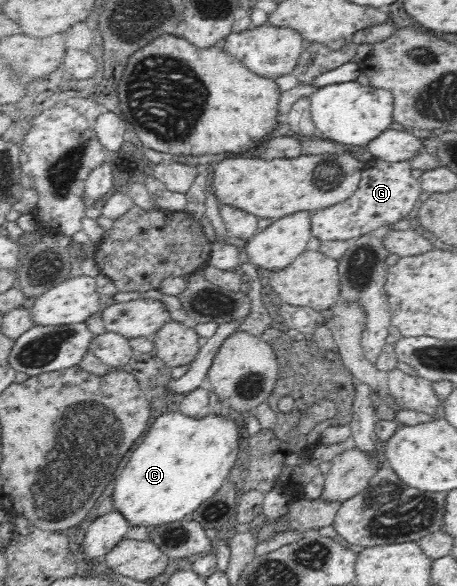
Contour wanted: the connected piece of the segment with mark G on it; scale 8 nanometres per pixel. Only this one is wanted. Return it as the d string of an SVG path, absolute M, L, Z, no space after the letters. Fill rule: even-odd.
M379 158L371 161L363 170L359 187L348 200L311 213L311 235L319 241L353 241L354 238L359 236L380 232L381 228L407 217L411 211L417 208L419 194L422 193L420 178L413 177L411 170L412 167L409 161L388 162Z

